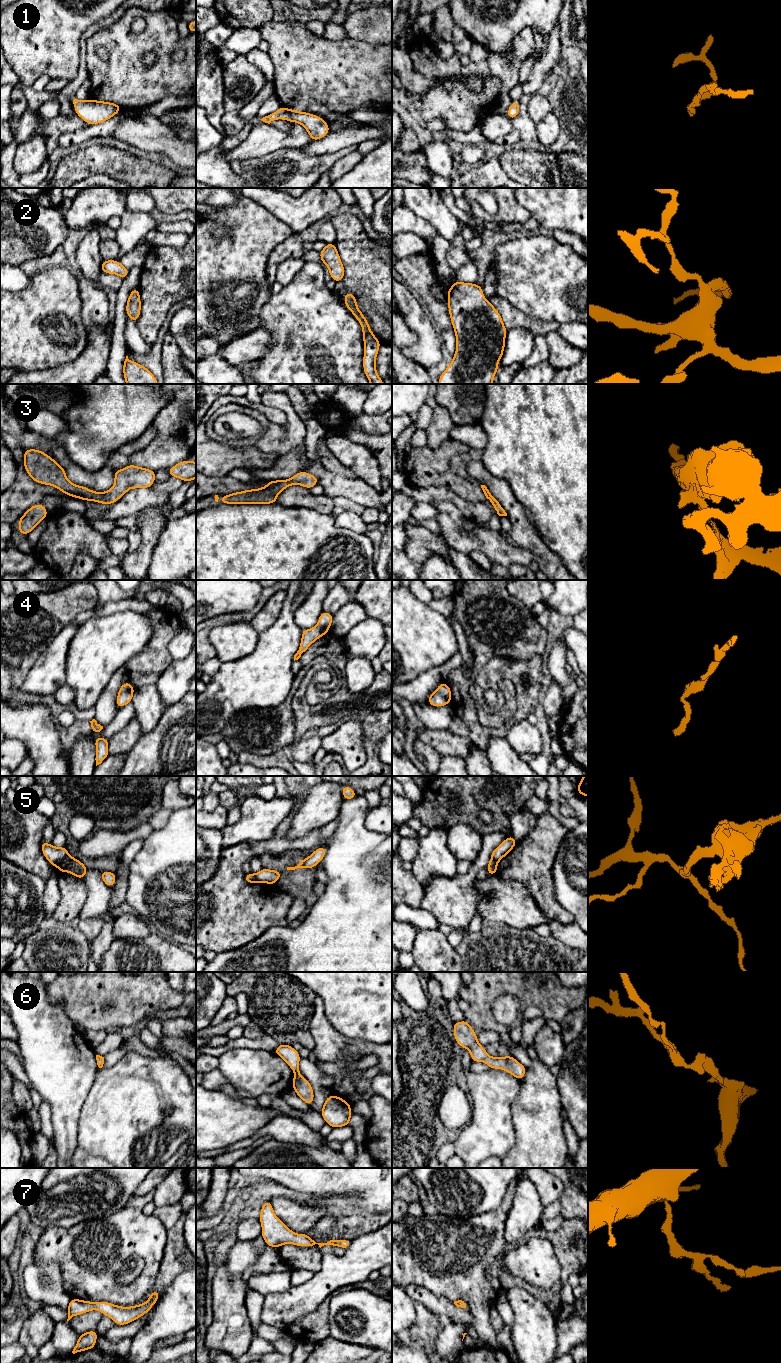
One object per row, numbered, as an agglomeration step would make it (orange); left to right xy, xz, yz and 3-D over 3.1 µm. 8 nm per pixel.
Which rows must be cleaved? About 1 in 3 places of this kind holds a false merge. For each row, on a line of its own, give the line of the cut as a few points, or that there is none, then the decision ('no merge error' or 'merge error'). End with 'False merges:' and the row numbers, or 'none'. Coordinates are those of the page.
1: no cut | no merge error
2: no cut | no merge error
3: no cut | no merge error
4: no cut | no merge error
5: xy (68, 854), (57, 866) | merge error
6: no cut | no merge error
7: no cut | no merge error
False merges: 5

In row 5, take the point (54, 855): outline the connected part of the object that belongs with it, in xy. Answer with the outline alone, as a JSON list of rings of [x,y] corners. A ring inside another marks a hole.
[[[44,840],[41,842],[41,850],[48,862],[54,867],[58,867],[60,862],[68,855],[67,846],[58,848]]]

